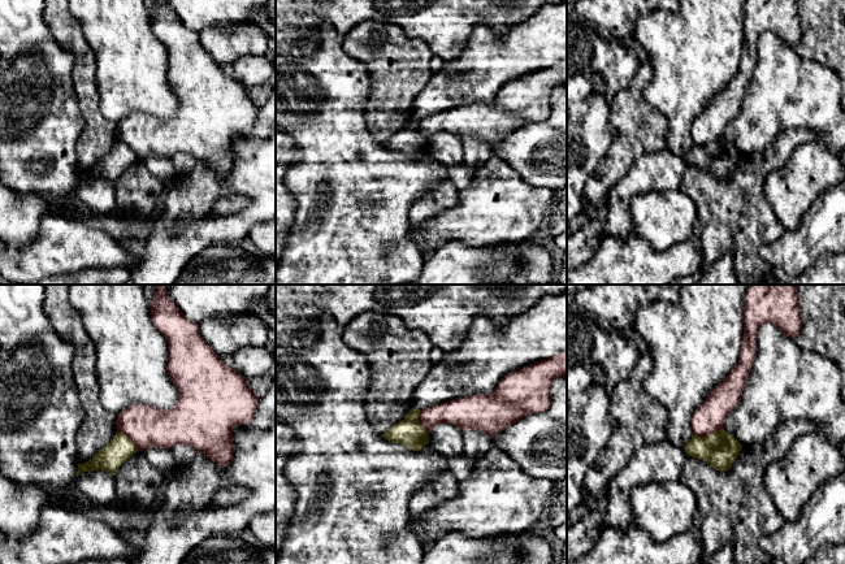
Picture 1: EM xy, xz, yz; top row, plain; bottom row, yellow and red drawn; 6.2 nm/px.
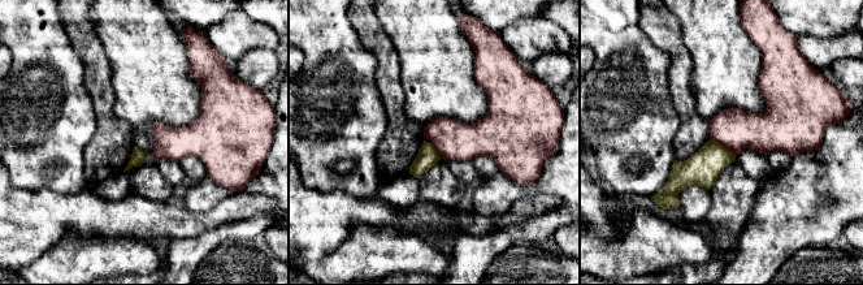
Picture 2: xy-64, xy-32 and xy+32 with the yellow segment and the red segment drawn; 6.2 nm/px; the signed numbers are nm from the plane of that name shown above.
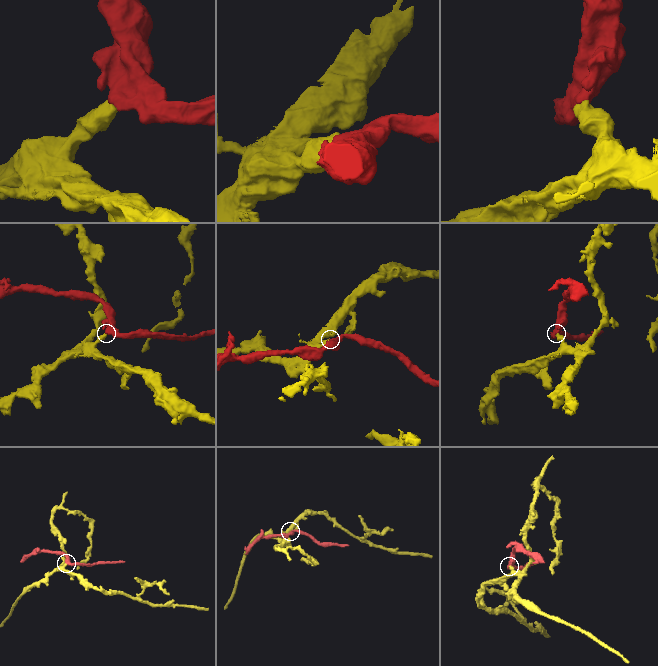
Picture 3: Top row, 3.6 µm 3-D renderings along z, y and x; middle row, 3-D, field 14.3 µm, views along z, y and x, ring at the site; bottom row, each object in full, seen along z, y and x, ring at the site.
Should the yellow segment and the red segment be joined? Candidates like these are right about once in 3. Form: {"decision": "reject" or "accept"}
{"decision": "reject"}

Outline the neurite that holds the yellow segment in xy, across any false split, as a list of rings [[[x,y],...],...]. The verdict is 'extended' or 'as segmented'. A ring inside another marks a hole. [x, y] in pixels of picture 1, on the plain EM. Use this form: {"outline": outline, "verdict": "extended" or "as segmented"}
{"outline": [[[117,140],[113,148],[95,162],[88,170],[78,173],[77,186],[82,181],[107,179],[116,183],[120,175],[139,159],[122,140]]], "verdict": "as segmented"}

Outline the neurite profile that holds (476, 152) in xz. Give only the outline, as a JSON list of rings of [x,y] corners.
[[[476,138],[463,139],[464,164],[474,174],[491,157],[491,148],[482,140]]]

